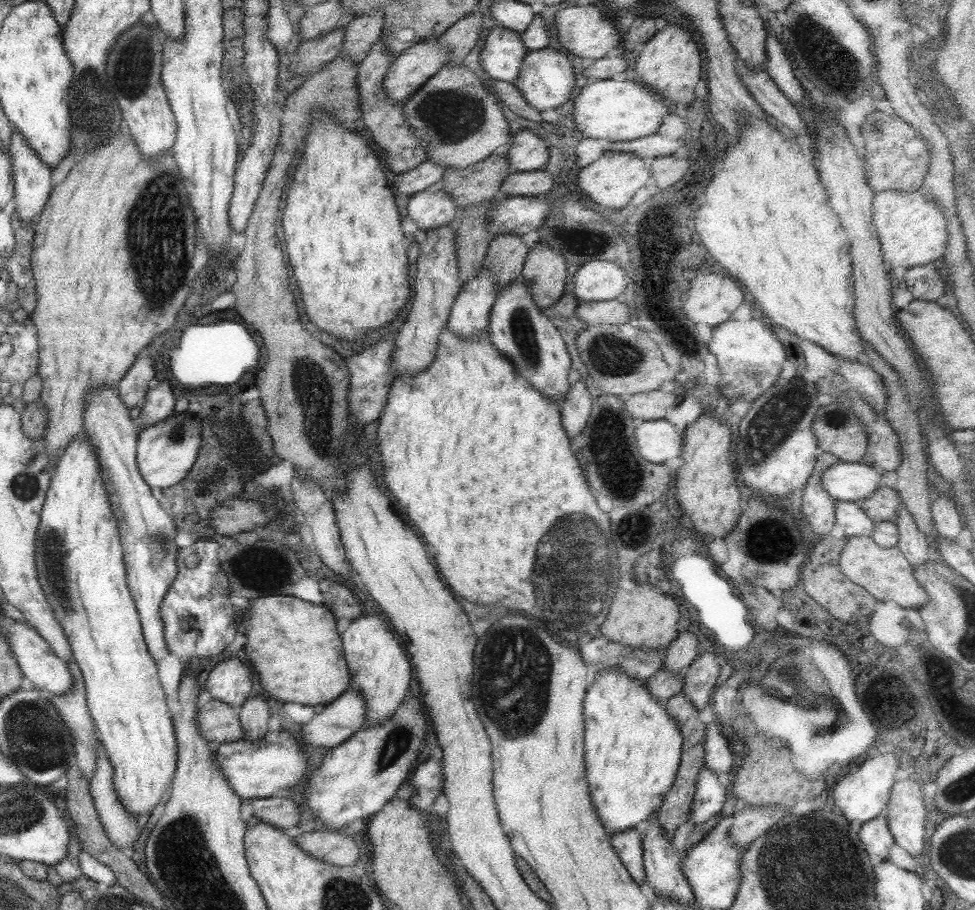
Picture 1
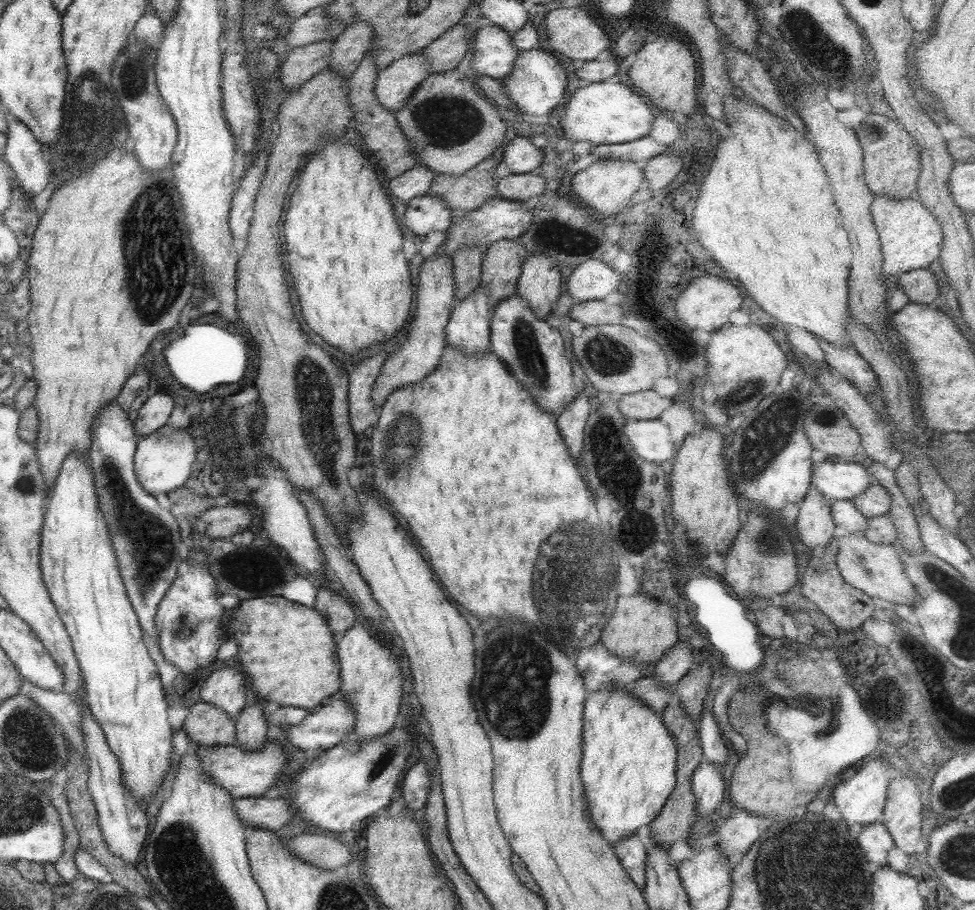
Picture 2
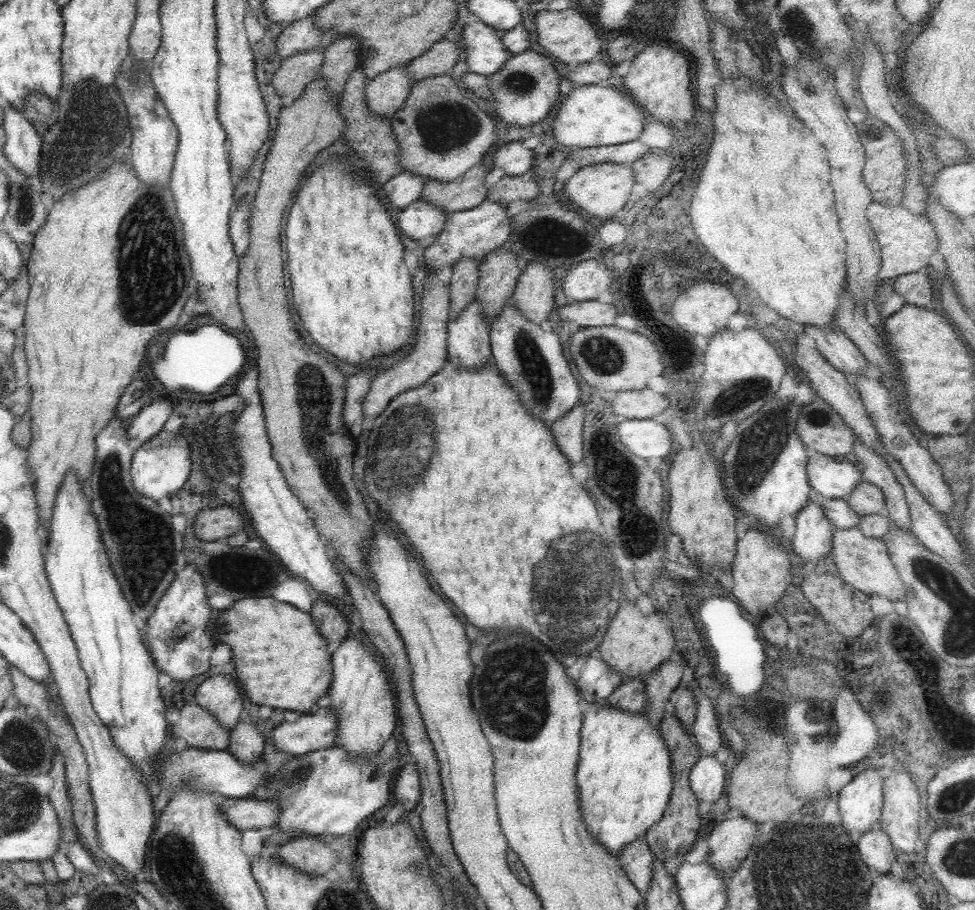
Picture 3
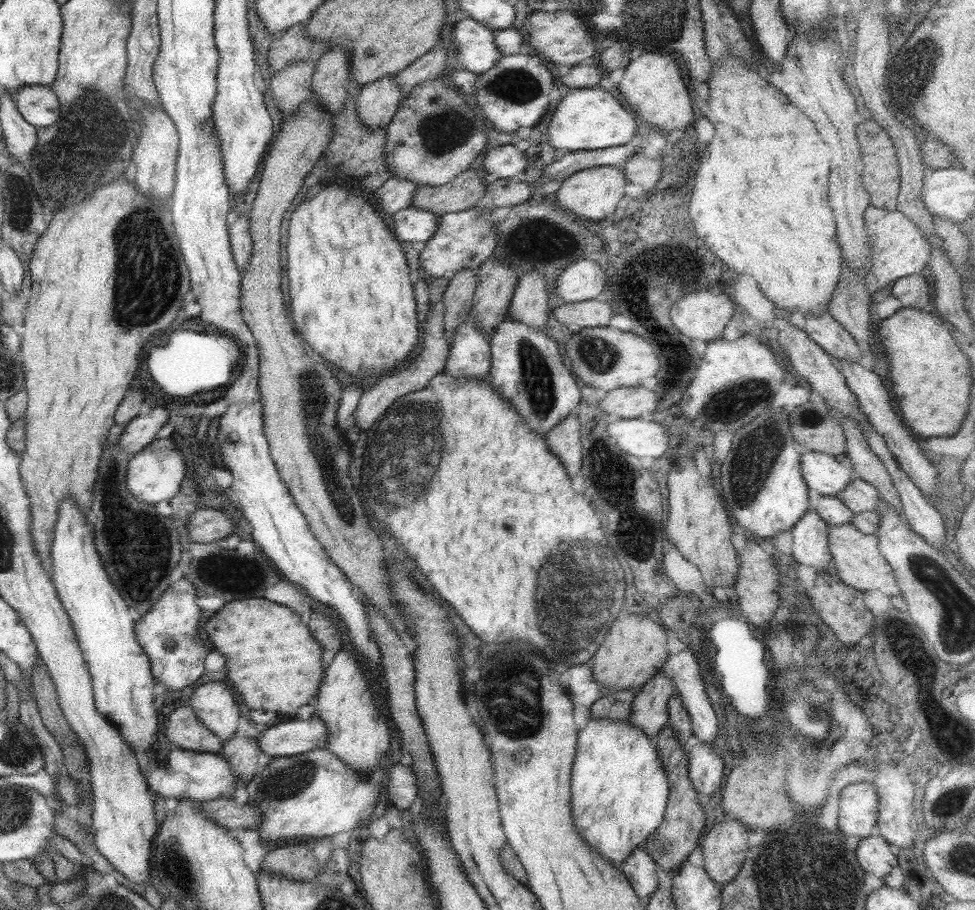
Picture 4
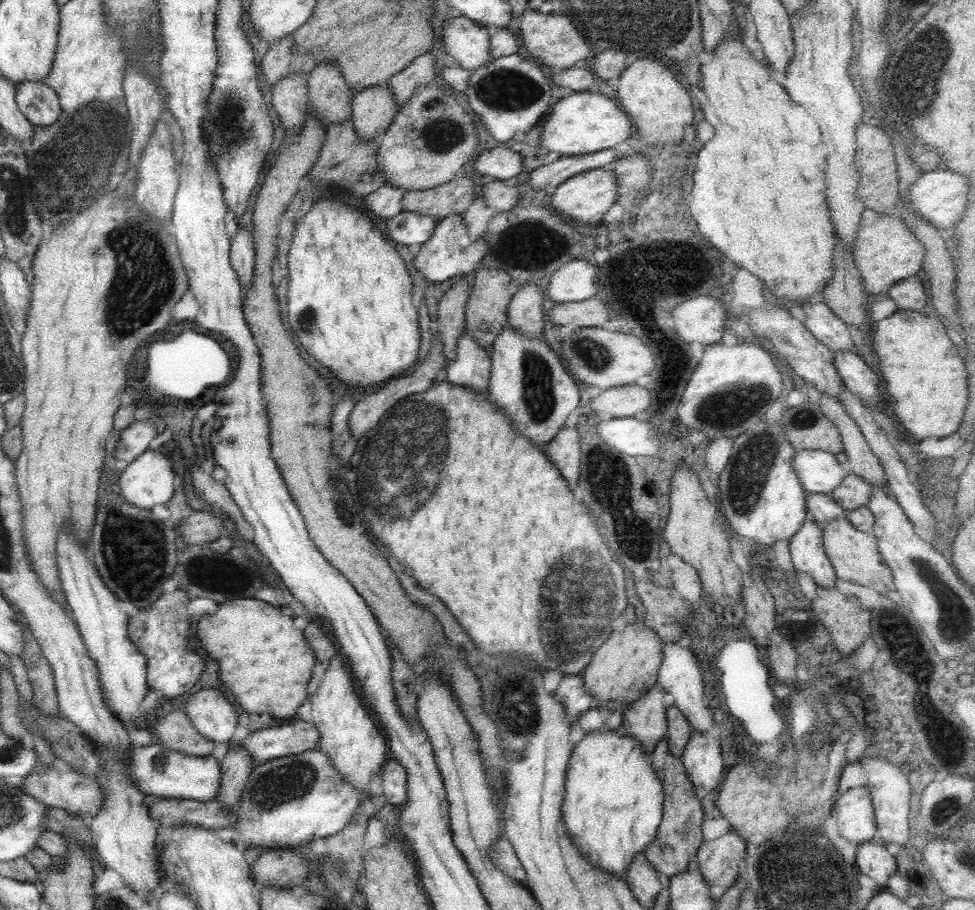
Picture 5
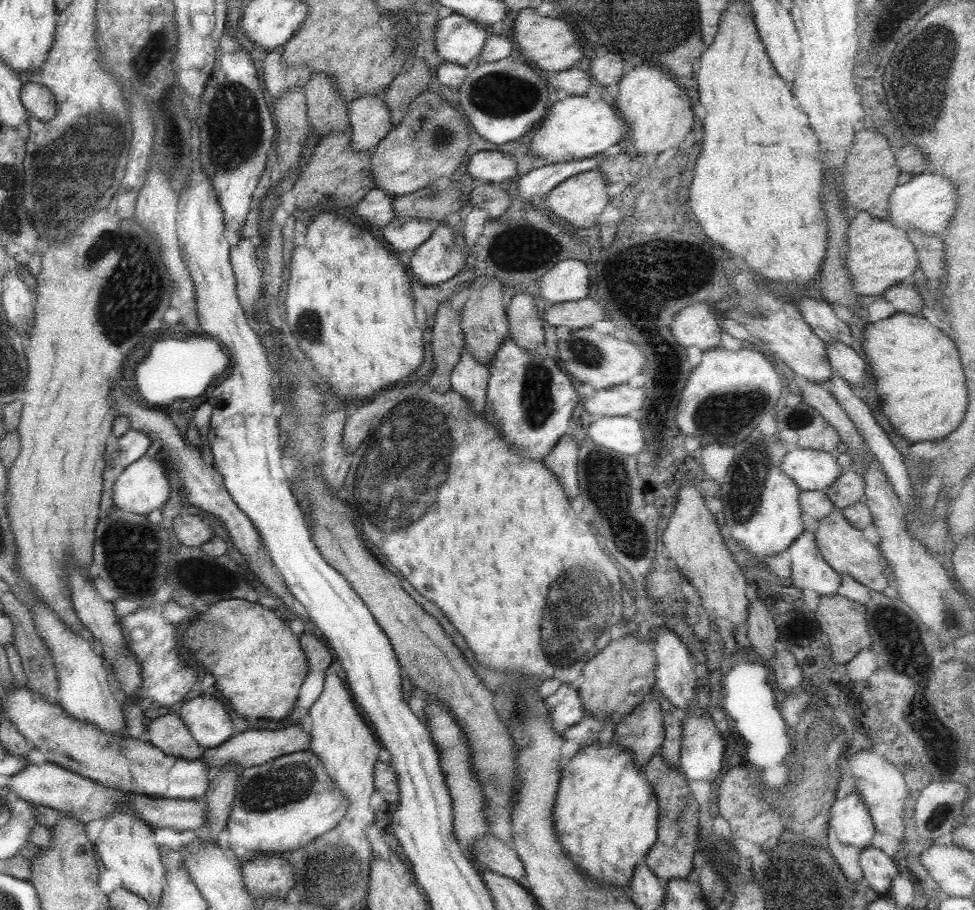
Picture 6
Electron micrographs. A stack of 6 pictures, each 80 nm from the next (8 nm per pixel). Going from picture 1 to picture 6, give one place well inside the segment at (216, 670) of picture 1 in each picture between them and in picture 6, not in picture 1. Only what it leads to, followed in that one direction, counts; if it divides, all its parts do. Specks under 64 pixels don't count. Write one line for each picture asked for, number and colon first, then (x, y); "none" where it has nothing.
2: (225, 689)
3: (219, 696)
4: (213, 704)
5: (211, 715)
6: (205, 719)

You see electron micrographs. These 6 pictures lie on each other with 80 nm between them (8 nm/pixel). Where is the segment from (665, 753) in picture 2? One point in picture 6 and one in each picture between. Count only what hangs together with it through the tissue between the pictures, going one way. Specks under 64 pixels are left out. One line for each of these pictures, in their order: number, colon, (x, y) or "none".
3: (623, 776)
4: (618, 791)
5: (612, 804)
6: (605, 816)

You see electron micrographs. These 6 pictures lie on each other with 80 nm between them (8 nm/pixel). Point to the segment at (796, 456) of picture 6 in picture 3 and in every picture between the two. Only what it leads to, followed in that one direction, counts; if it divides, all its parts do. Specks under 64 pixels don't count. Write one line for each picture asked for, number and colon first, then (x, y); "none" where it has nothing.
3: (833, 480)
4: (821, 472)
5: (817, 472)

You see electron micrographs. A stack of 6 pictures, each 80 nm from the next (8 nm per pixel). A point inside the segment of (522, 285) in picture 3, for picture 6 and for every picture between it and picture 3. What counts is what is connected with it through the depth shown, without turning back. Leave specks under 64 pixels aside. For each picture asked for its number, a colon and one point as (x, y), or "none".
4: (528, 305)
5: (524, 314)
6: (525, 329)

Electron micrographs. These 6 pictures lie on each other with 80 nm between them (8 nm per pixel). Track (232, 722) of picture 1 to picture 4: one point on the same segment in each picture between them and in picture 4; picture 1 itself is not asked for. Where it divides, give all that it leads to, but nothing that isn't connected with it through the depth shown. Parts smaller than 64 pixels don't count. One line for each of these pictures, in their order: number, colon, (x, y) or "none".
2: (207, 726)
3: (194, 726)
4: (182, 729)

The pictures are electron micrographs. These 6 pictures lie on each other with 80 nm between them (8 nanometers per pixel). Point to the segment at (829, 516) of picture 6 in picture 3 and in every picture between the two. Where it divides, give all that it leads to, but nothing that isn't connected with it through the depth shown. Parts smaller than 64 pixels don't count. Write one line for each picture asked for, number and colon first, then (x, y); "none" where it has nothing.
3: (858, 553)
4: (855, 558)
5: (852, 553)

